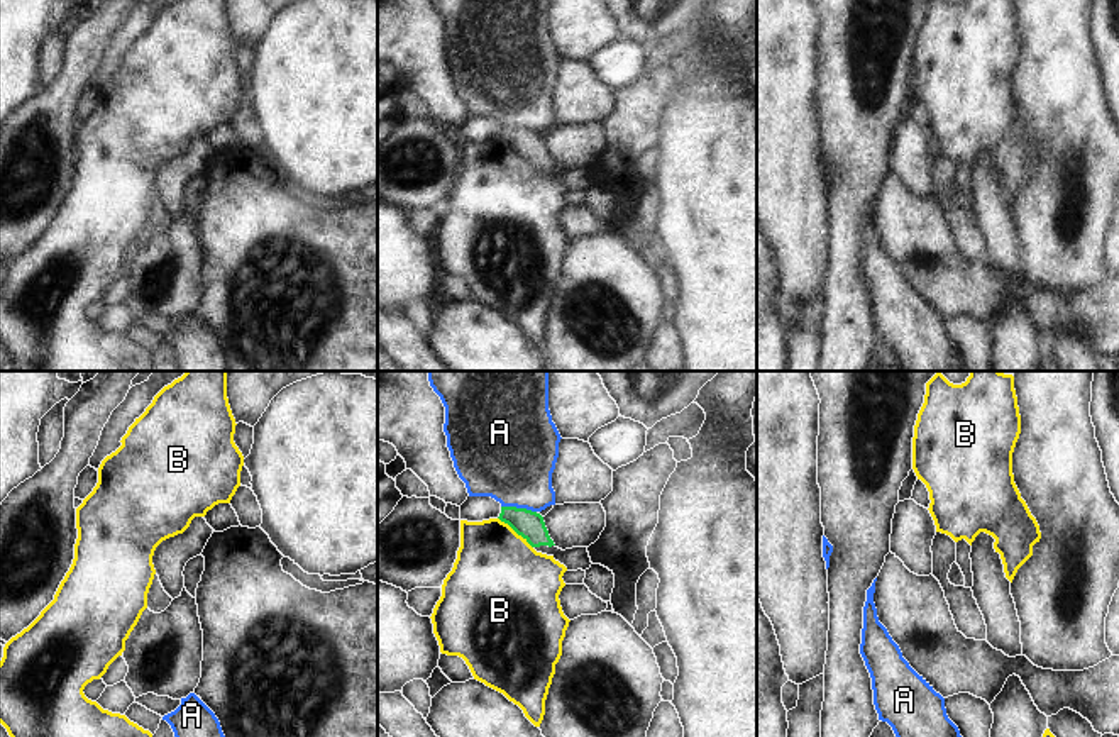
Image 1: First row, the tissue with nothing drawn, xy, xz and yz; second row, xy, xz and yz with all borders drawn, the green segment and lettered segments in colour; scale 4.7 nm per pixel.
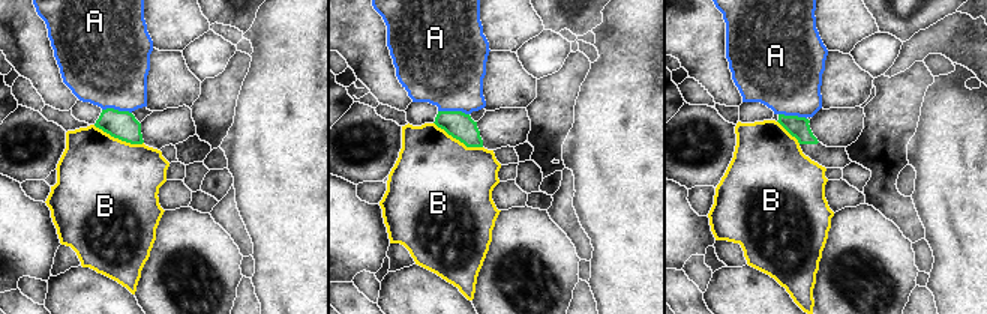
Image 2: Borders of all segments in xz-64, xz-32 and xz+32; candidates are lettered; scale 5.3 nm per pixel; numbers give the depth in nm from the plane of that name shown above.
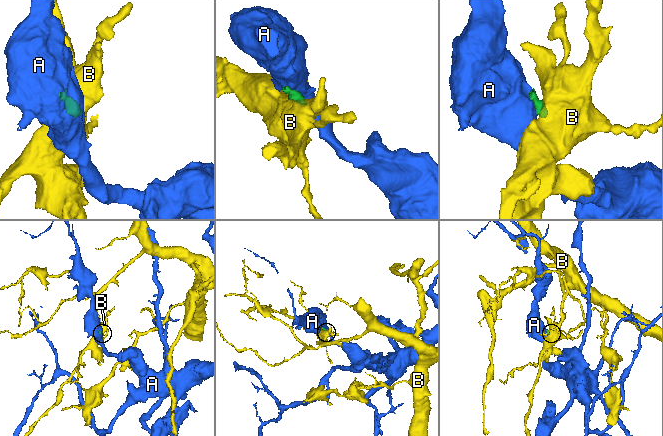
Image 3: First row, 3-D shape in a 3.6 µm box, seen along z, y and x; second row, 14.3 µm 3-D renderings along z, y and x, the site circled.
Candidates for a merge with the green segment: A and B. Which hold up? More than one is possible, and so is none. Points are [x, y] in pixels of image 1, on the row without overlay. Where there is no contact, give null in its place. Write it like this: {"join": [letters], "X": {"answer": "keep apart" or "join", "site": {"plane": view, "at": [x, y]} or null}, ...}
{"join": [], "A": {"answer": "keep apart", "site": {"plane": "xz", "at": [518, 129]}}, "B": {"answer": "keep apart", "site": {"plane": "xz", "at": [515, 151]}}}

